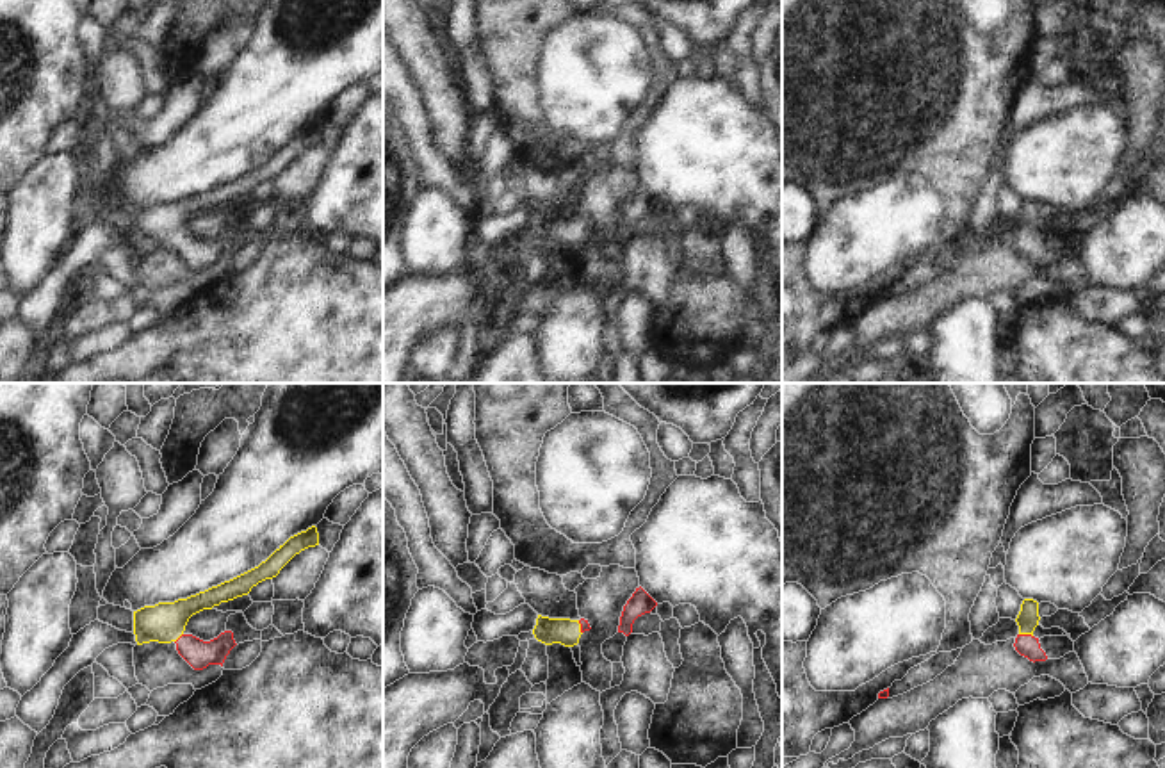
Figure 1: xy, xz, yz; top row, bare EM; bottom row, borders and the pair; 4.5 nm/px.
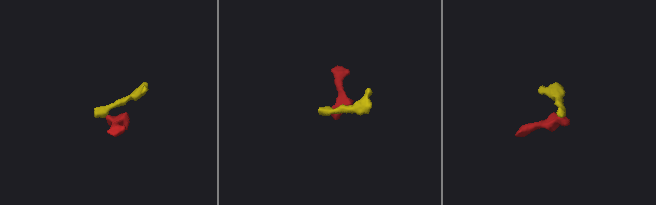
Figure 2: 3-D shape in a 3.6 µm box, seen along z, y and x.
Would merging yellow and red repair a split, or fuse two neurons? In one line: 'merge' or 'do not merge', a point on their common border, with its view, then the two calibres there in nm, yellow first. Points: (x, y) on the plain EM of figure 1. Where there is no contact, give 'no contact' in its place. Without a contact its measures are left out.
merge | yz (1026, 234) | 100/100 nm

